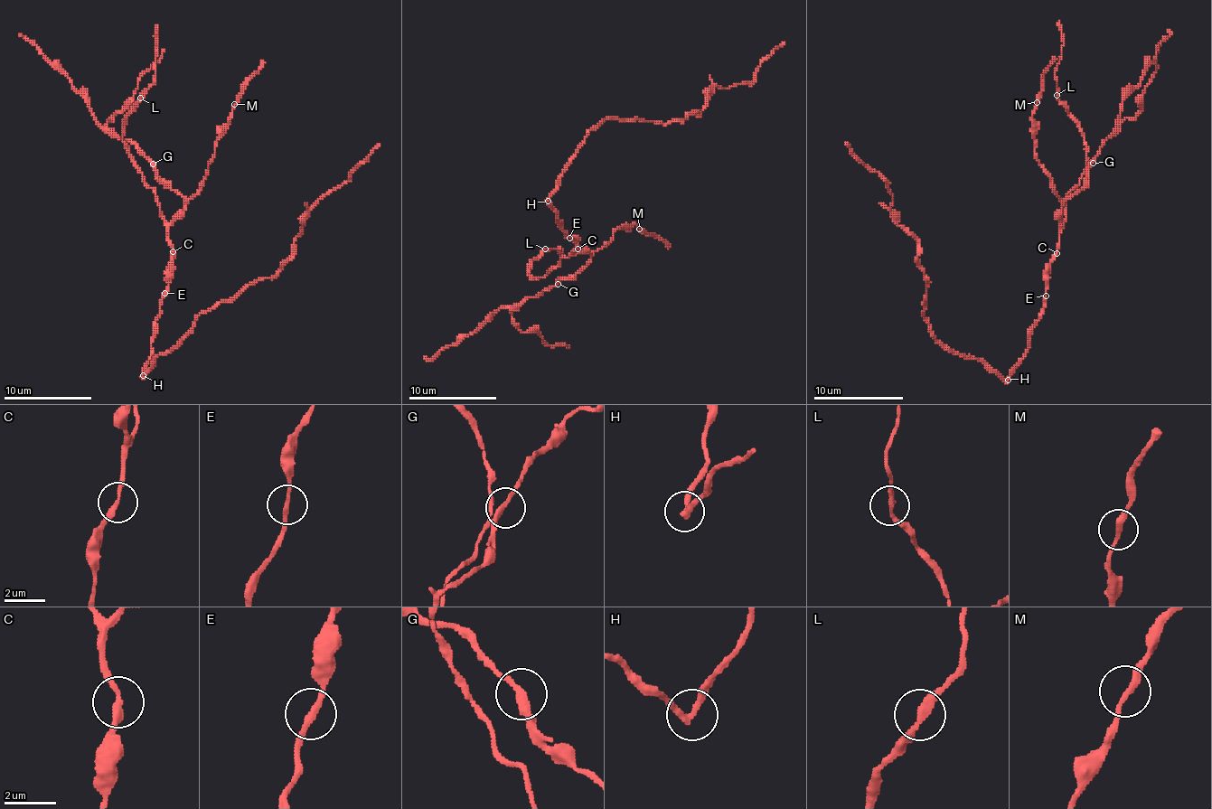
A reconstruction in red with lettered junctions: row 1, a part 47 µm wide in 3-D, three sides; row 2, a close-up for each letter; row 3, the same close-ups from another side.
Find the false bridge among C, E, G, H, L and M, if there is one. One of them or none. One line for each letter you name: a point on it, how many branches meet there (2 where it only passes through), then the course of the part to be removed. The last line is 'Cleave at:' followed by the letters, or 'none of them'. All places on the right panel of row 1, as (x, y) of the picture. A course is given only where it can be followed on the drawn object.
H: at (1008, 380); 2 branches meet; foreign part runs (1008, 379), (951, 352), (931, 332), (924, 315), (928, 282), (917, 241), (897, 223), (888, 183), (848, 142)
Cleave at: H

